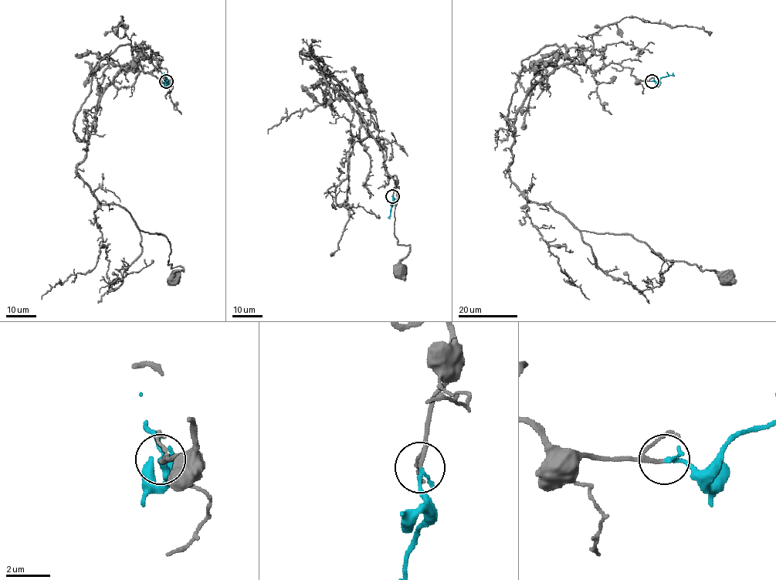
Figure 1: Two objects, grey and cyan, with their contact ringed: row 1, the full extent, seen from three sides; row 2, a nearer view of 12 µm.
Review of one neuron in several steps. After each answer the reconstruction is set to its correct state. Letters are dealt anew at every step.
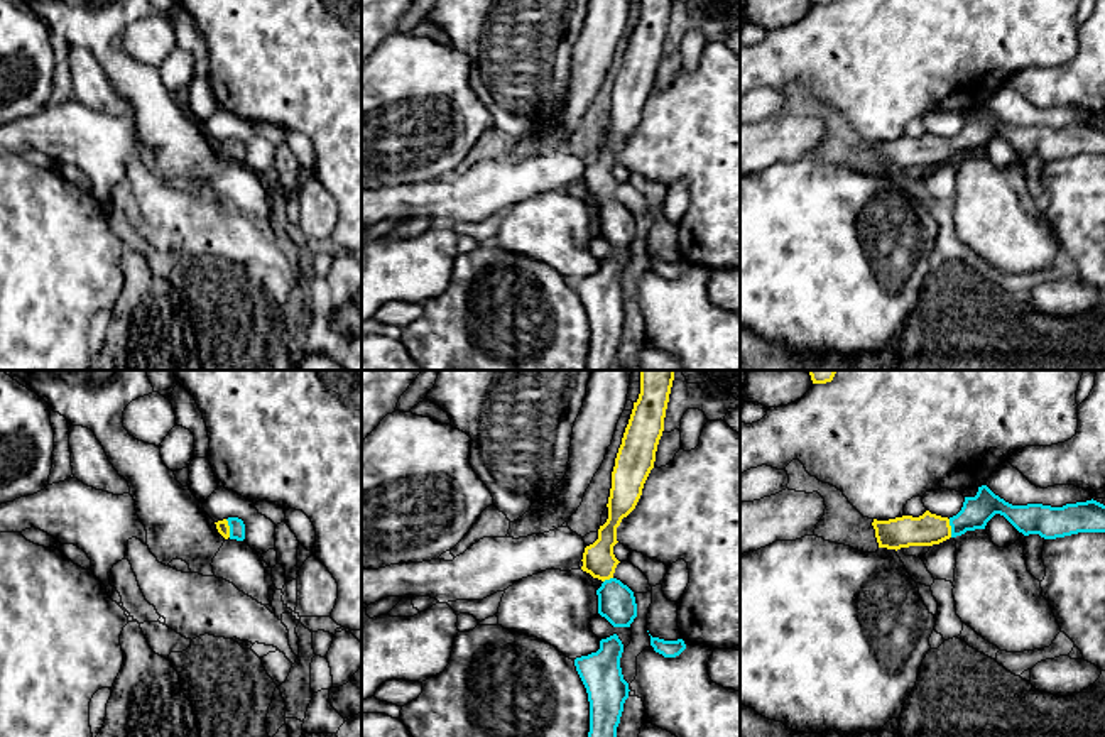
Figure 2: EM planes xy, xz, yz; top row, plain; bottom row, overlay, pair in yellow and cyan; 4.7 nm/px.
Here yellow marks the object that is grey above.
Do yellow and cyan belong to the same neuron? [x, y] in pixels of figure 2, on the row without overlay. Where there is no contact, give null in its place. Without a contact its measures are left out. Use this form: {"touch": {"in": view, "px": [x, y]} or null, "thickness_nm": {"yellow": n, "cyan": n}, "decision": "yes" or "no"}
{"touch": {"in": "xy", "px": [228, 149]}, "thickness_nm": {"yellow": 60, "cyan": 80}, "decision": "yes"}

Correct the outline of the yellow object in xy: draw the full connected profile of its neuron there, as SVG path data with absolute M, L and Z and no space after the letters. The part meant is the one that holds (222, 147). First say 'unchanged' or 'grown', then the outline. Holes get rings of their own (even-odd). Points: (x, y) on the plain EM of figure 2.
grown; M228 139L223 142L215 144L218 154L225 159L225 161L237 161L237 162L243 162L245 161L245 145L242 140L238 139Z

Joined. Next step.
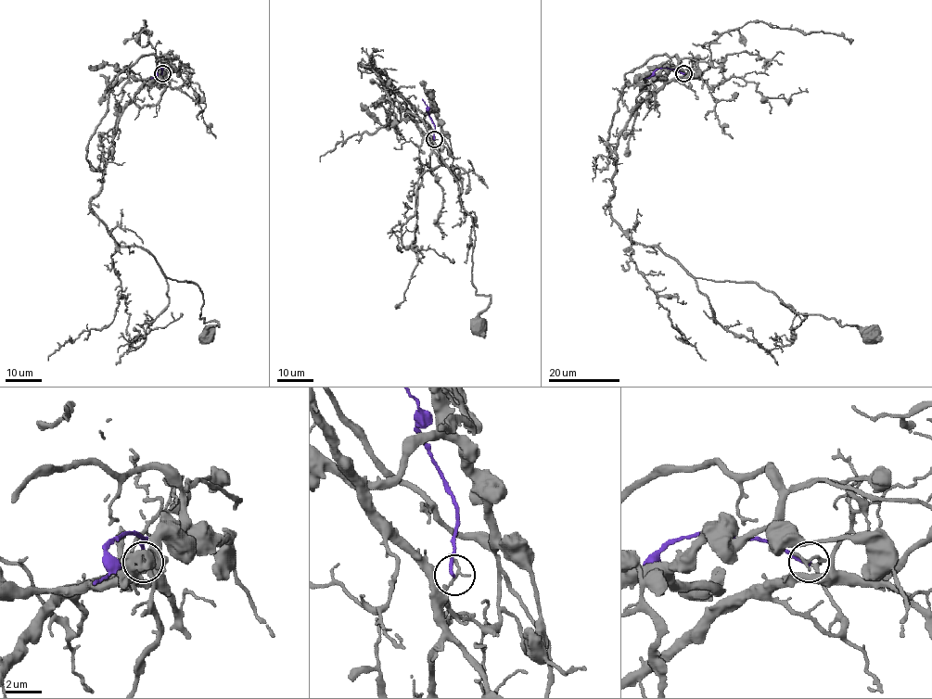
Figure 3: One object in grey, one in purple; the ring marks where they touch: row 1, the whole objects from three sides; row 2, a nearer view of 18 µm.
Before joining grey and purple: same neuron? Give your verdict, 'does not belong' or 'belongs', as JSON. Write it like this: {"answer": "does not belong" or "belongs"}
{"answer": "does not belong"}

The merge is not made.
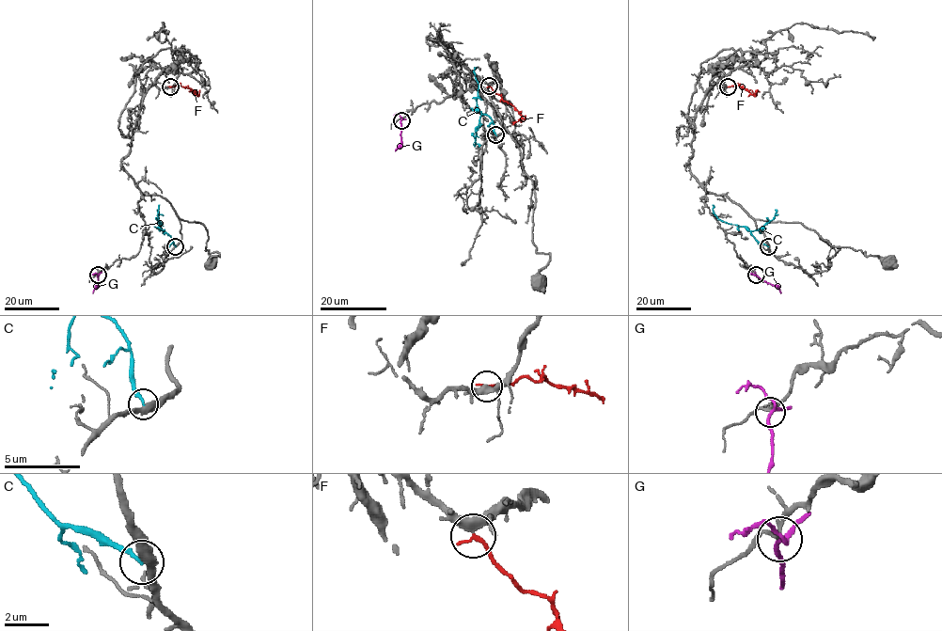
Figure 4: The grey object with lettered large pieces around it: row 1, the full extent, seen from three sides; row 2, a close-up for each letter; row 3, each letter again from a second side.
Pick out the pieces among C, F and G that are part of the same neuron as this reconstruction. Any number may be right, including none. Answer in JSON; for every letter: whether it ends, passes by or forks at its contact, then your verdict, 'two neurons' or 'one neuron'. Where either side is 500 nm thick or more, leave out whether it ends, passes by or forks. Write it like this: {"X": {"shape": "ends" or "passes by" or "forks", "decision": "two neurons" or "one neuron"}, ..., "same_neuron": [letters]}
{"C": {"shape": "ends", "decision": "two neurons"}, "F": {"shape": "ends", "decision": "one neuron"}, "G": {"shape": "forks", "decision": "two neurons"}, "same_neuron": ["F"]}

